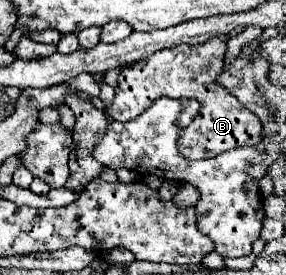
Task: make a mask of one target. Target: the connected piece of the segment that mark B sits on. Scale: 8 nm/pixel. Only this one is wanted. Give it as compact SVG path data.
M225 36L213 38L207 44L199 46L173 46L151 54L145 60L139 60L133 66L125 66L119 74L119 84L115 88L115 98L111 104L111 116L119 122L127 122L137 118L145 108L149 108L159 96L181 98L189 96L199 100L201 112L193 122L183 130L179 144L181 154L193 160L213 158L221 152L253 146L261 140L261 122L249 112L225 86L217 82L217 74L223 70L223 54L225 54Z

